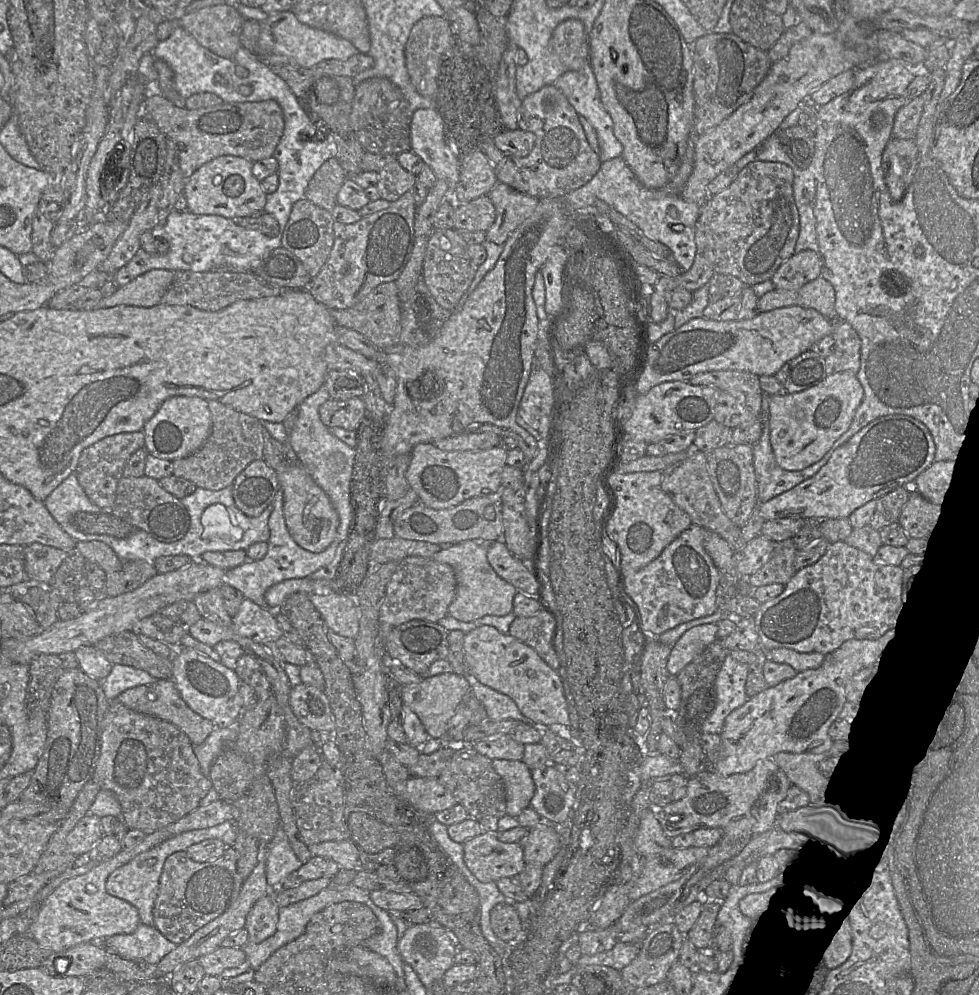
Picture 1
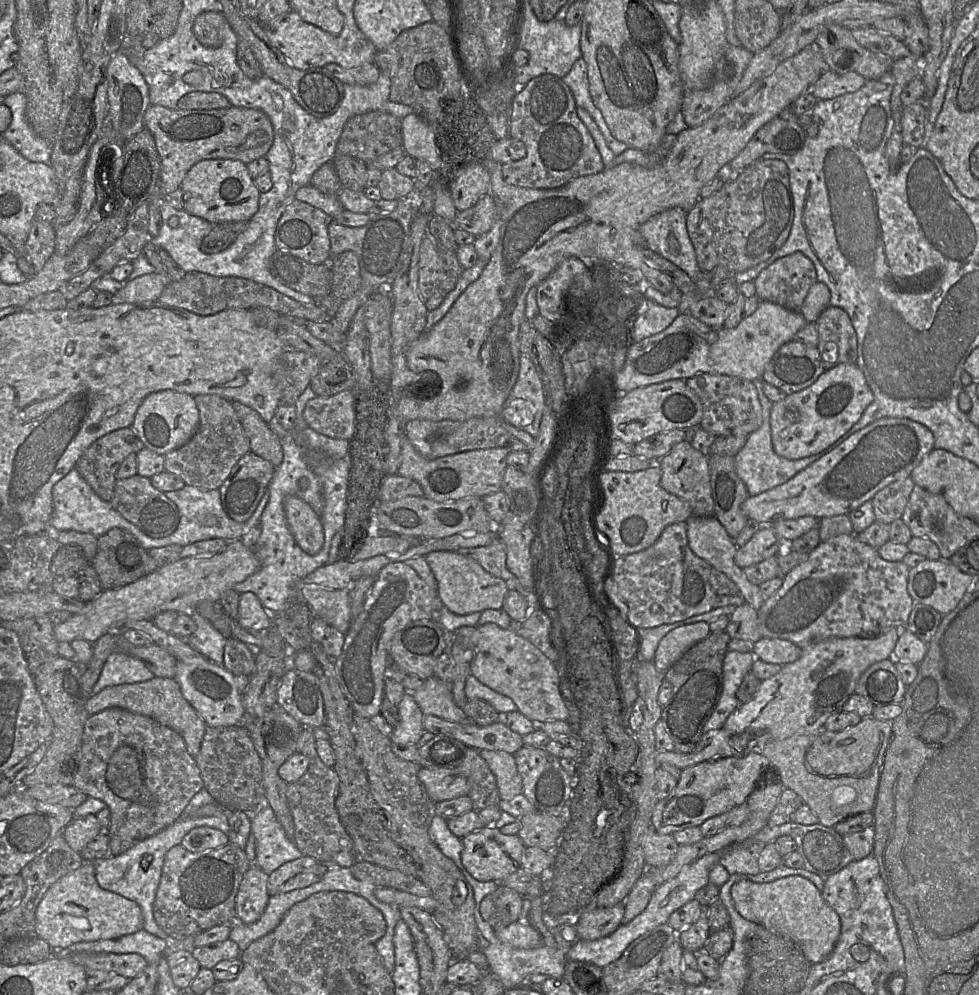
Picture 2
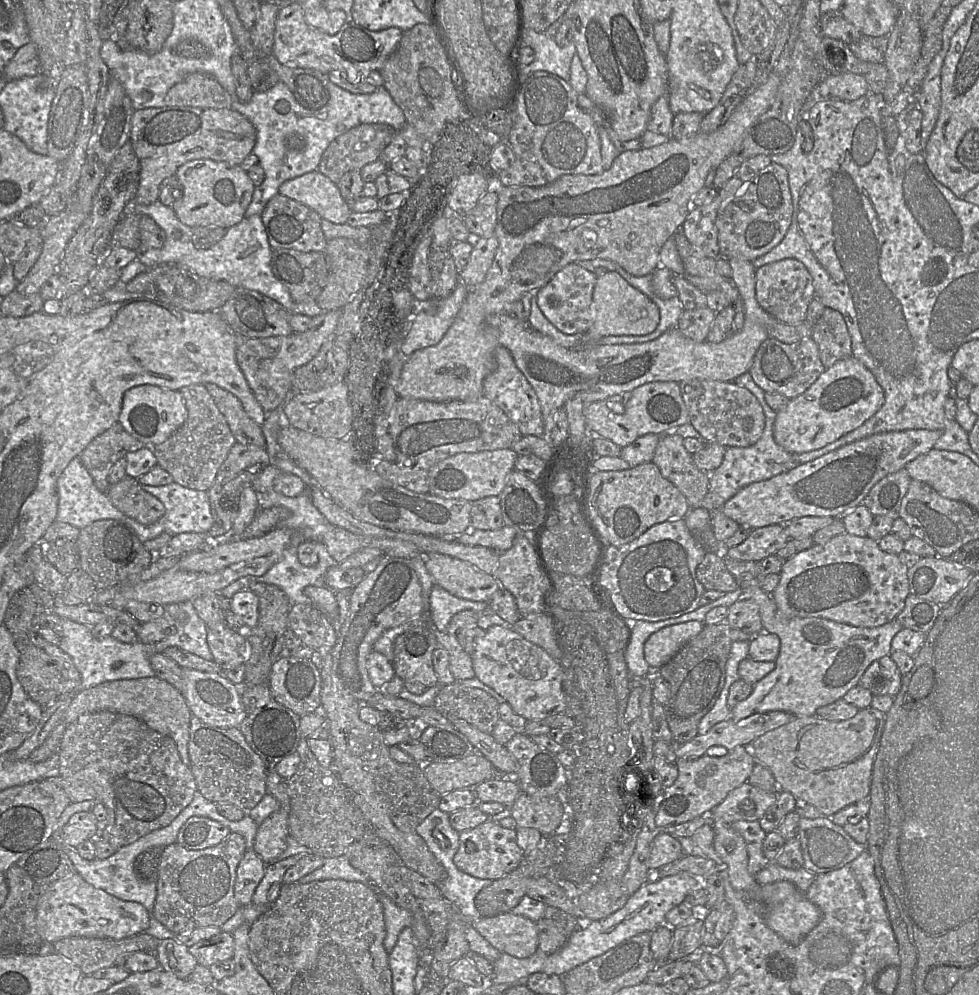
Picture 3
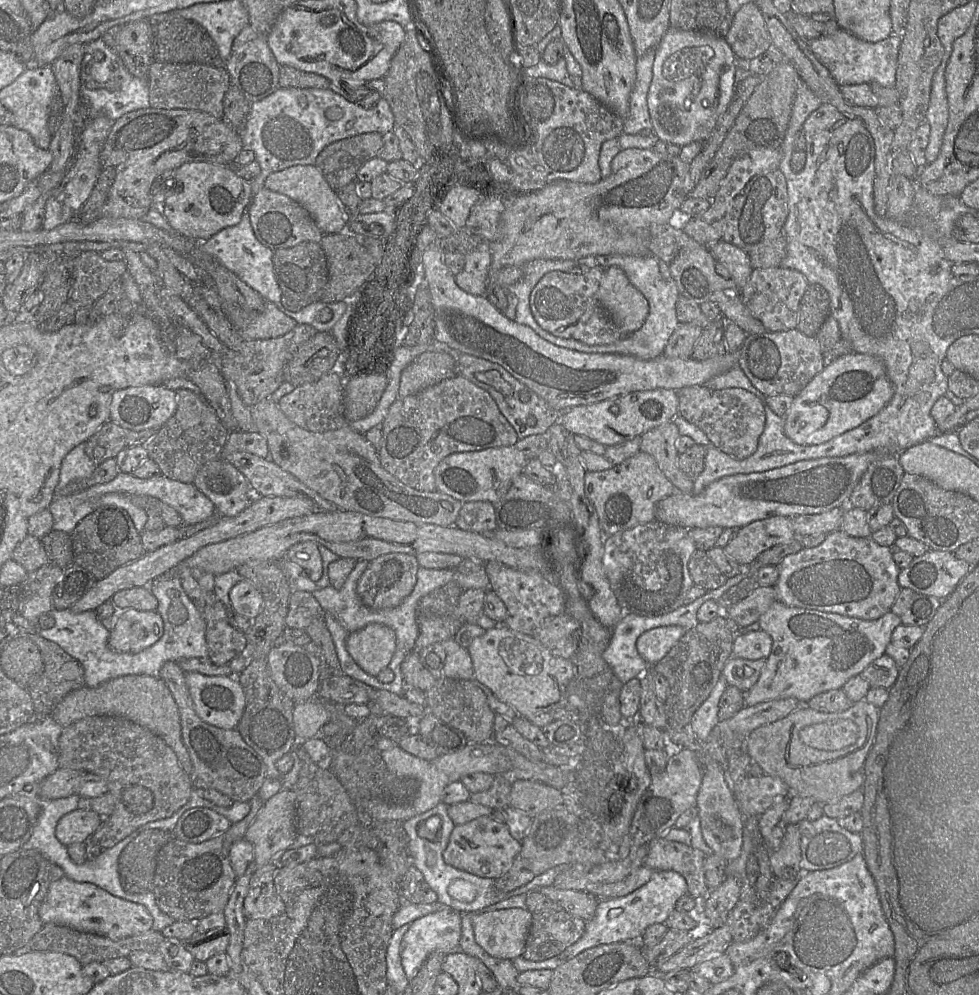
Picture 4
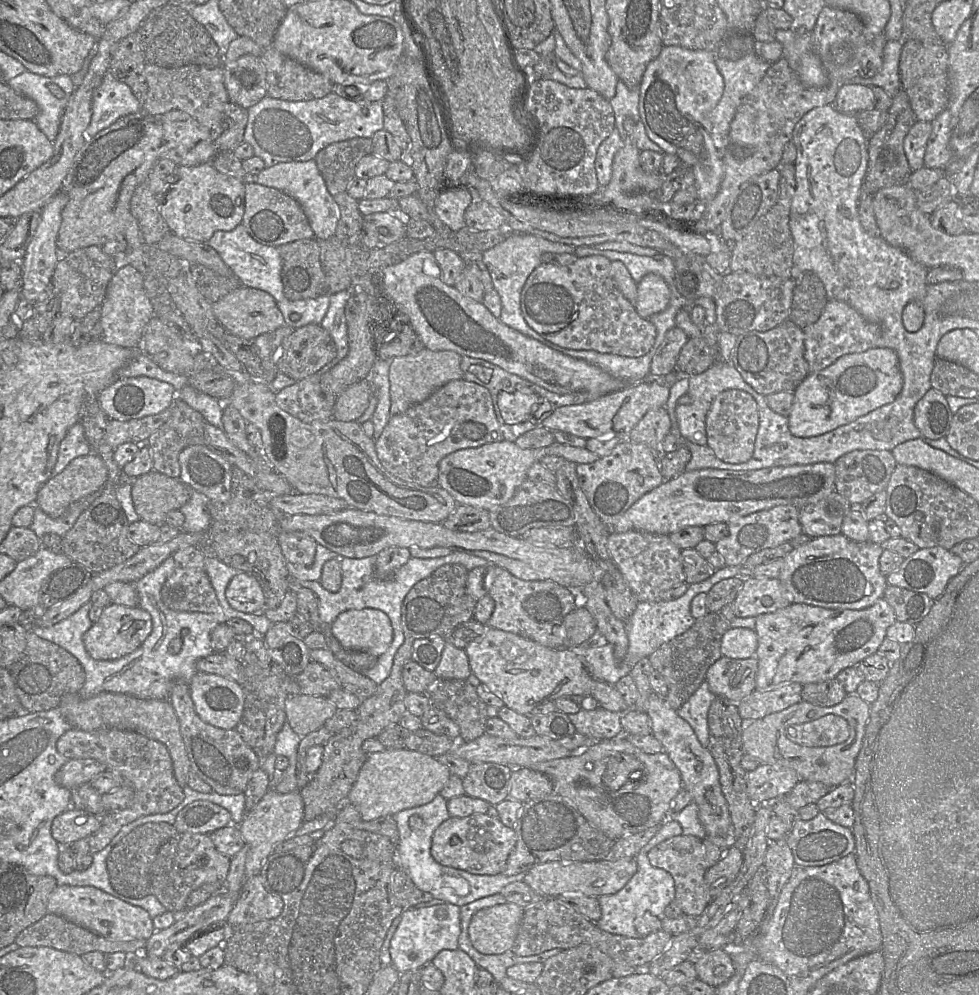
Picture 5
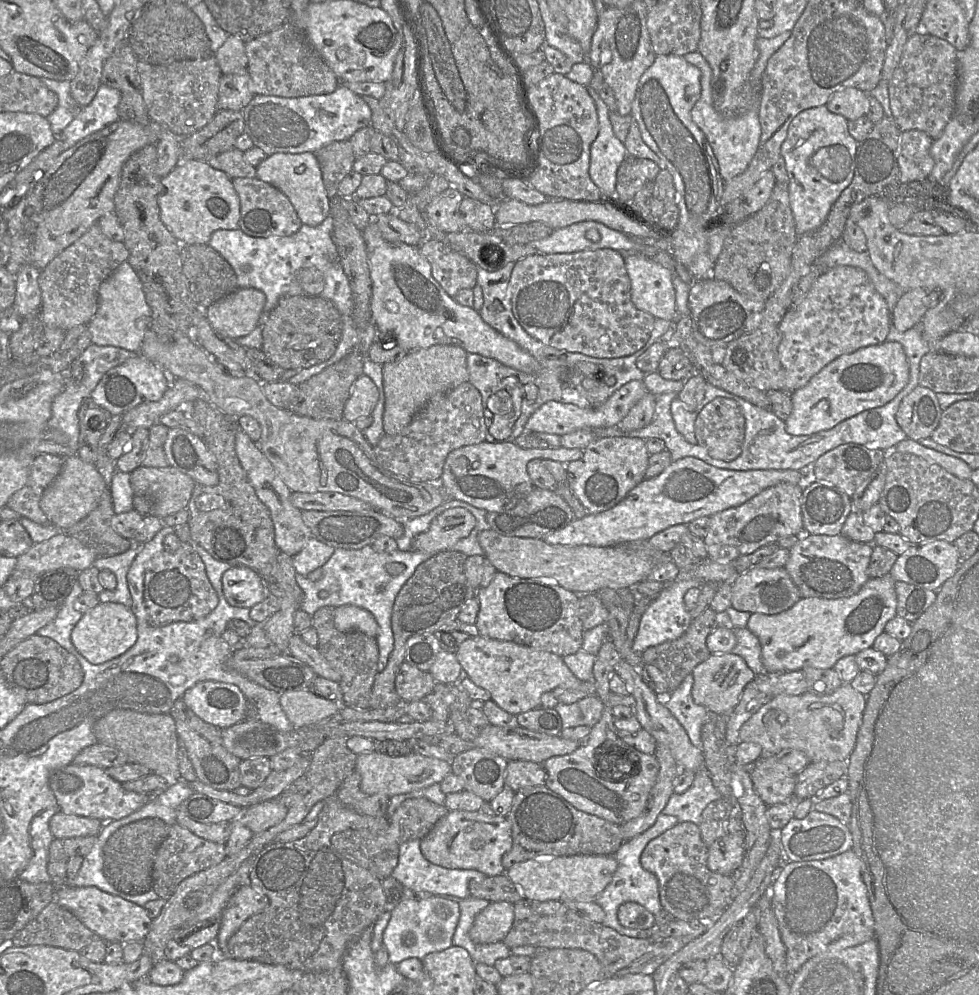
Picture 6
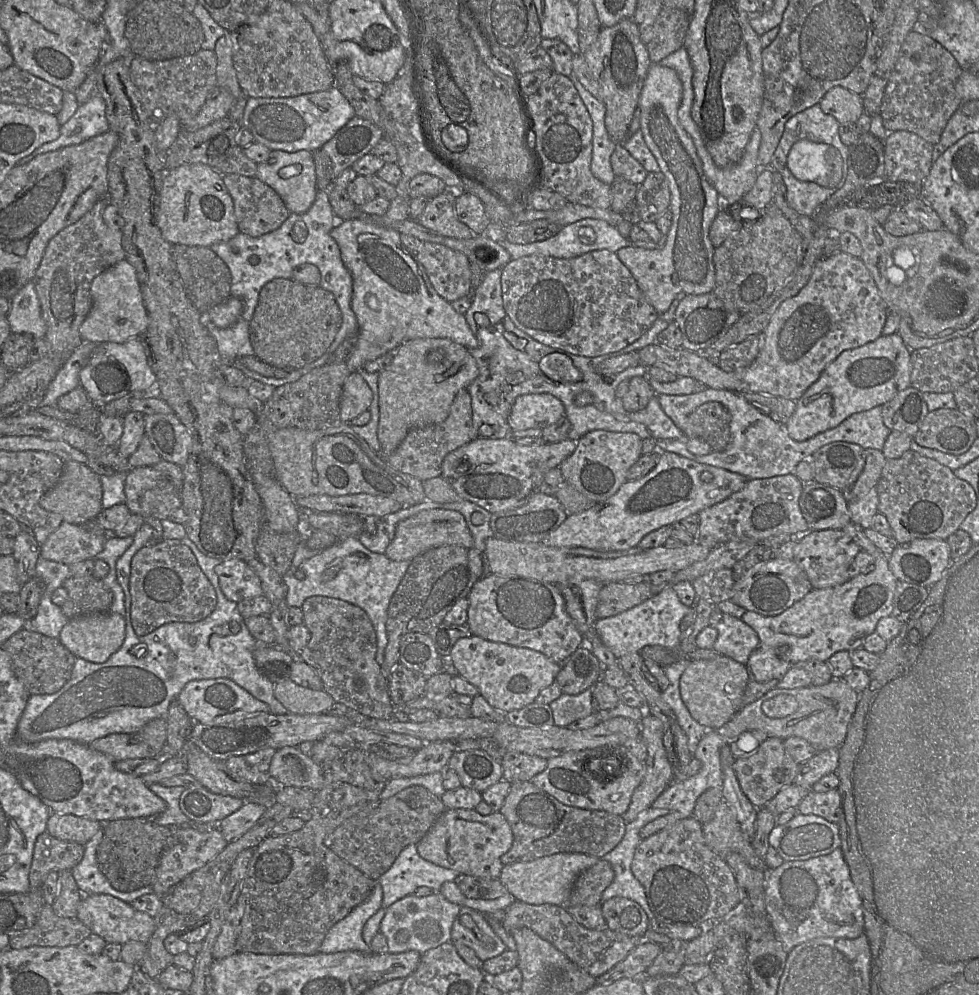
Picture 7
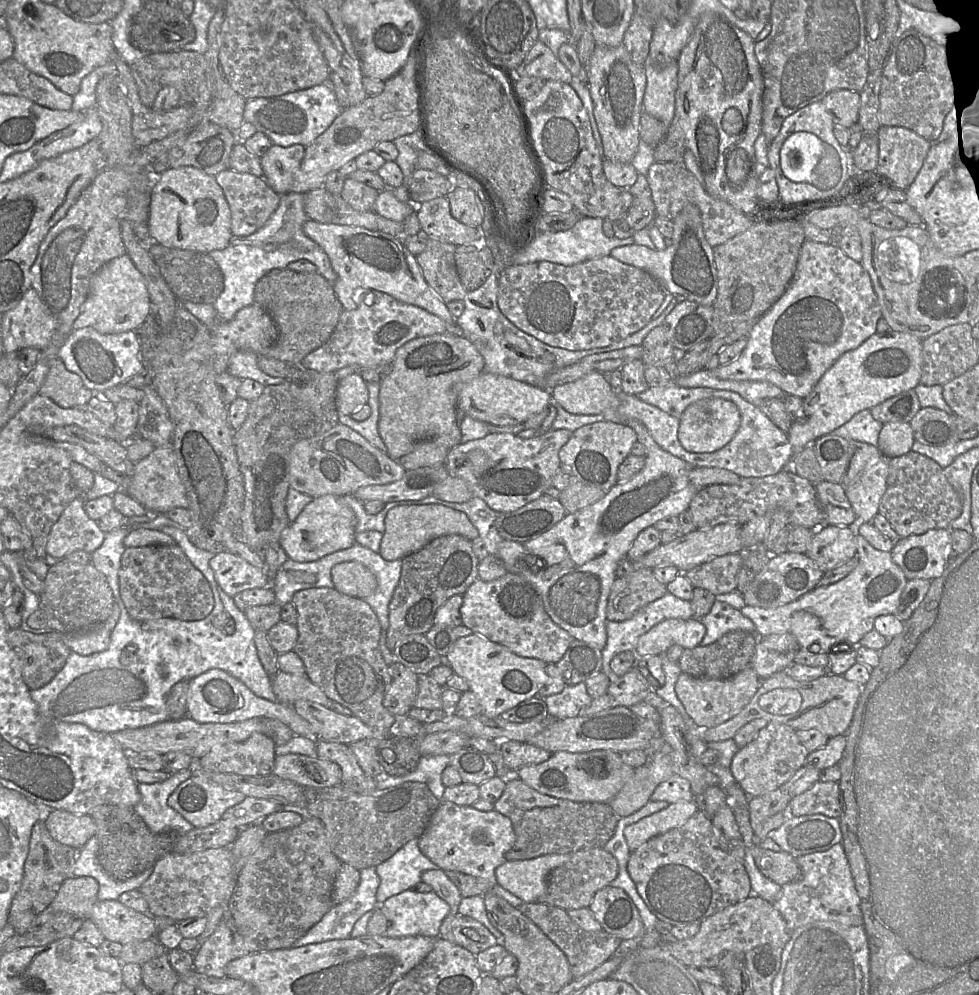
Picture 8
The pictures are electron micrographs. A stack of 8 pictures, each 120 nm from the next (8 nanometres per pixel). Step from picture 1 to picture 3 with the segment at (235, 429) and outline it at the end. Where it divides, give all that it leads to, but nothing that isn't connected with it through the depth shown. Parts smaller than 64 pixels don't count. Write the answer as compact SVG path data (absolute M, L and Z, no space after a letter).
M204 384L185 386L180 392L188 410L187 419L167 440L153 446L153 452L157 464L165 469L176 483L207 491L213 485L218 470L236 439Z

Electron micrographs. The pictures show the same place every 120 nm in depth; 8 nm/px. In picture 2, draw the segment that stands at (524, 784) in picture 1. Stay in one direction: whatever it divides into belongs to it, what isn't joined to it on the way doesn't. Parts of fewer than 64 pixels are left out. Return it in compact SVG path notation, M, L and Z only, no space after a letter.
M480 750L479 754L495 776L501 800L511 800L522 793L522 778L513 754L493 750Z

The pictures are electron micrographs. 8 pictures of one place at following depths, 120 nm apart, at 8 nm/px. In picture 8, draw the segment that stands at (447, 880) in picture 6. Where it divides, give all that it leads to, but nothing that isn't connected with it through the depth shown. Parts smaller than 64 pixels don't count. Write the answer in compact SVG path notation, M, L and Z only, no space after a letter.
M414 838L375 869L380 878L376 898L378 905L382 905L394 895L415 889L415 886L422 882L421 876L424 871L439 867L422 854L419 839Z

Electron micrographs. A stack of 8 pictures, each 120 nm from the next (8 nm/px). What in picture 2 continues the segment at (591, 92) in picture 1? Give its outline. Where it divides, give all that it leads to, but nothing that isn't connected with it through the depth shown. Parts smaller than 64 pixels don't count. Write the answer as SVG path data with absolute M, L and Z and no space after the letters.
M582 57L575 61L570 71L562 78L562 80L571 90L577 107L585 109L594 119L607 146L615 156L630 149L625 143L614 138L601 111L594 105L589 92L587 65Z

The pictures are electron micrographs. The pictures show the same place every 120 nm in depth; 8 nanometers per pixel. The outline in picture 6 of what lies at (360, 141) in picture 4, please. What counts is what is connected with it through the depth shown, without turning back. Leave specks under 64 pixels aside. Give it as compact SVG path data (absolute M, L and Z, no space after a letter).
M349 140L333 142L320 148L314 154L321 169L327 196L332 199L338 196L340 182L353 171L356 158L352 145Z

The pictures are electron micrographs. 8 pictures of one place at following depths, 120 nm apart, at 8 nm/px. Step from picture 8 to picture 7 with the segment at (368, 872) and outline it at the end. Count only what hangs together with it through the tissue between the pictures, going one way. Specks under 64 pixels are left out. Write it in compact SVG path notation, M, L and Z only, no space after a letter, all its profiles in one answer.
M375 882L368 898L330 928L320 946L319 952L371 952L370 945L366 944L362 938L362 929L367 920L381 907L382 895L380 883Z

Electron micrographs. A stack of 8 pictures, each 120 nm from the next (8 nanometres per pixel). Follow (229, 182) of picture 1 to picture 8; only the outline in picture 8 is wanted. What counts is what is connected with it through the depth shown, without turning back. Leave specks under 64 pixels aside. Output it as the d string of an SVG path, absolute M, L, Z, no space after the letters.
M191 166L169 169L156 179L147 226L153 242L205 253L225 249L232 236L231 211L215 176Z

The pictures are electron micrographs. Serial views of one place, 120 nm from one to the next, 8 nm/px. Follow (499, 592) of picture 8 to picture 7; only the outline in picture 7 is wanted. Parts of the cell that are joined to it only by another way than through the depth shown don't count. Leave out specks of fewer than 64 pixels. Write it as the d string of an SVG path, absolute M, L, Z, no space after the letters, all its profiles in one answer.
M489 574L479 578L468 595L467 626L473 635L492 642L501 642L516 647L524 647L541 652L557 663L567 658L584 644L584 636L565 609L564 598L558 586L519 576L499 576Z

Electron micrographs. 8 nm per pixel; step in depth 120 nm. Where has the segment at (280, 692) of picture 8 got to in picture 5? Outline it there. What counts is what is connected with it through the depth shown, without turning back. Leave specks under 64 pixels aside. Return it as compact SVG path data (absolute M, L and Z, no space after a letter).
M301 694L287 698L285 711L291 728L304 737L324 726L337 707L327 697Z

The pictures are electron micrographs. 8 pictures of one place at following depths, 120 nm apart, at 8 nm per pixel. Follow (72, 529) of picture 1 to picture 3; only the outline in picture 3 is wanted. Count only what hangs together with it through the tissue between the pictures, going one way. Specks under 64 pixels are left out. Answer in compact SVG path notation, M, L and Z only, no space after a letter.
M79 456L73 458L60 475L57 482L58 511L56 520L69 523L82 529L95 521L115 519L130 525L130 518L120 511L110 500L107 493L100 491L83 465Z

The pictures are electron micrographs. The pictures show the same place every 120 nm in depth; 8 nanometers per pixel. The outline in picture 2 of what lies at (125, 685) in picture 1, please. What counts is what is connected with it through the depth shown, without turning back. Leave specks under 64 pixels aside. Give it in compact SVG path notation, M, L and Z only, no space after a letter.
M114 650L108 656L99 679L93 686L93 693L108 686L144 682L154 677L142 660Z

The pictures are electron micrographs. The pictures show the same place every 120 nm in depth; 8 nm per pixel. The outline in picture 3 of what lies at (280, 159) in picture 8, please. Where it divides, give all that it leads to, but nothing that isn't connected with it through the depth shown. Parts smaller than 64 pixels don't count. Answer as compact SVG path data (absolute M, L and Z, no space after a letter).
M319 171L285 181L279 194L309 207L334 224L345 224L352 213L337 184Z

